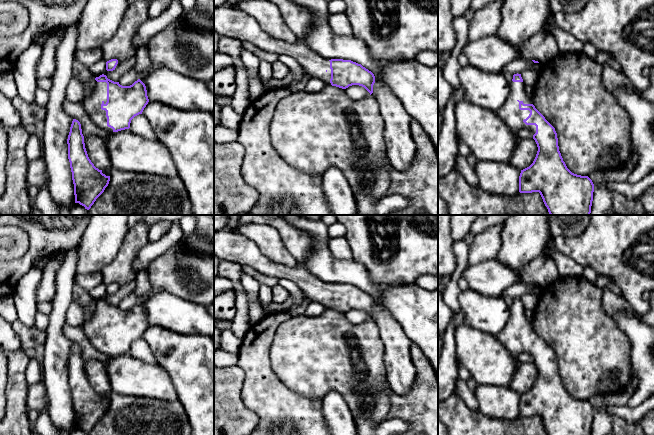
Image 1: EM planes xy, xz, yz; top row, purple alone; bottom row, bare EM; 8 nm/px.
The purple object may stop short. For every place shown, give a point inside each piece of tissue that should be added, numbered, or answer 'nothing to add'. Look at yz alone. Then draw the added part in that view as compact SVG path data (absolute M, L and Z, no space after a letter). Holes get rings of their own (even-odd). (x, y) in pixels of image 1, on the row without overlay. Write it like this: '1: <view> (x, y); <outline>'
1: yz (509, 336); M510 306L510 316L505 327L499 332L496 338L508 350L508 352L516 358L520 353L527 352L536 357L535 349L526 349L523 344L526 343L530 335L520 334L519 326L524 328L533 328L528 321L525 308L523 306Z

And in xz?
1: xz (234, 247); M214 232L214 255L220 260L251 266L267 276L289 279L299 286L310 302L317 302L331 309L328 283L312 275L304 267L287 267L274 262L266 257L254 242L238 232Z

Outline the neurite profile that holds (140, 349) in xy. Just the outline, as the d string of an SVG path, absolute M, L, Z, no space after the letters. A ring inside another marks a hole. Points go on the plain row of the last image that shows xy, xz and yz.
M139 338L131 344L129 353L133 357L138 358L144 362L156 364L156 359L151 351L151 348L143 338Z

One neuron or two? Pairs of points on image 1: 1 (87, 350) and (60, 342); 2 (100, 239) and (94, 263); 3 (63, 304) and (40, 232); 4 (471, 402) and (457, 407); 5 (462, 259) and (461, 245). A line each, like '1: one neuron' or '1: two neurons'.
1: two neurons
2: one neuron
3: two neurons
4: two neurons
5: one neuron

